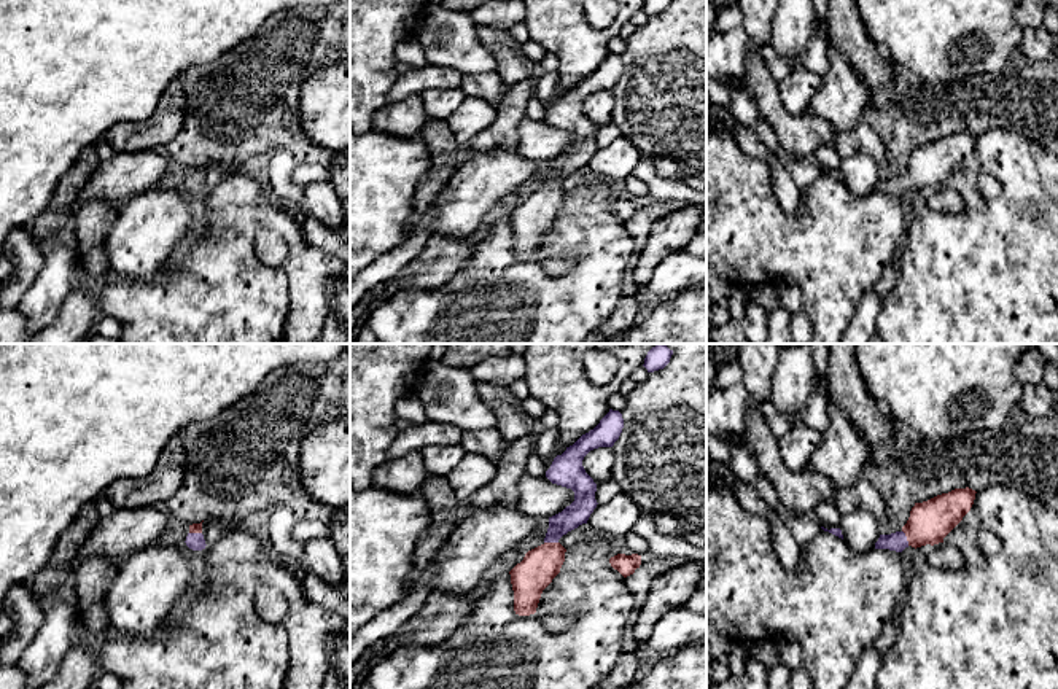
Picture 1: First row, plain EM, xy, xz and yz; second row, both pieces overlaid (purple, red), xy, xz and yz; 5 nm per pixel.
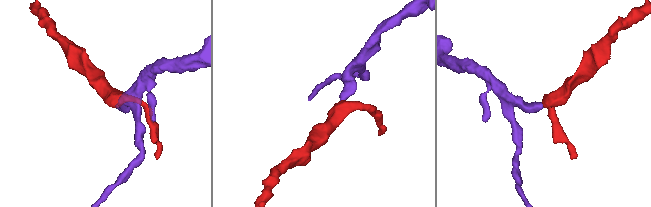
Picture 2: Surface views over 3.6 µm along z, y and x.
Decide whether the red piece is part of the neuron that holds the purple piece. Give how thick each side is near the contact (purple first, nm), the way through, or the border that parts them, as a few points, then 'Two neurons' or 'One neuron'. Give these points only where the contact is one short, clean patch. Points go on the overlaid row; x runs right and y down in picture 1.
Thickness 100 nm (purple) against 220 nm. Path across: yz (896, 541), (906, 538), (929, 522). One neuron

